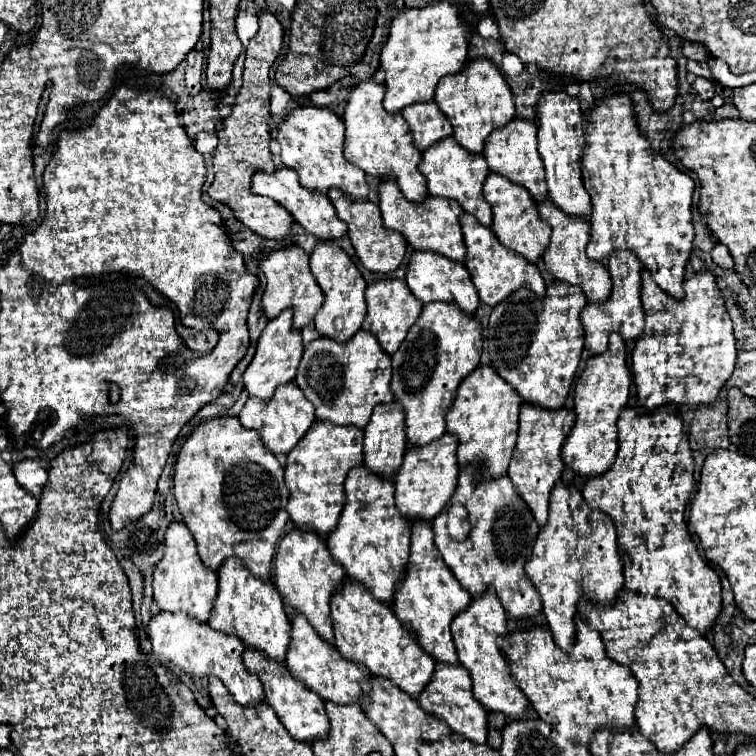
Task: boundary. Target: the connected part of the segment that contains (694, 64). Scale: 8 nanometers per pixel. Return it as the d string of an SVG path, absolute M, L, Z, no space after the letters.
M688 61L686 63L686 69L690 71L690 73L694 73L694 75L698 75L698 77L706 77L706 79L712 79L712 75L710 75L710 69L708 69L708 65L704 63L704 61Z

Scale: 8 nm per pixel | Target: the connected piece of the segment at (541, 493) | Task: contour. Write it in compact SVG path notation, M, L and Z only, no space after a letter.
M522 405L520 409L520 427L518 427L518 443L508 467L508 477L516 489L516 493L524 499L528 509L532 511L538 527L542 529L548 519L548 497L556 481L564 471L564 463L560 459L560 451L564 445L566 435L574 427L574 411L558 409L558 411L544 411L540 407Z

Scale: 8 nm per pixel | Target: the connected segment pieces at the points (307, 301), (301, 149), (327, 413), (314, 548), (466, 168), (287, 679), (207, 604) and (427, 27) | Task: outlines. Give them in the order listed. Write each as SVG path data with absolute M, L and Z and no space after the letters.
M290 247L290 249L274 251L260 263L260 271L266 275L266 289L262 293L262 311L264 311L264 315L268 319L274 319L284 309L292 309L292 313L294 313L292 327L294 329L306 327L314 319L320 305L324 303L324 293L322 293L320 285L316 283L312 271L308 267L308 255L304 253L304 249Z
M298 107L278 125L278 131L282 163L298 173L302 187L310 191L328 191L334 187L352 201L368 197L364 171L344 159L344 123L334 111L326 107Z
M360 329L348 343L320 337L312 341L302 355L296 385L306 399L316 407L316 421L330 421L334 425L354 425L364 429L376 405L390 405L390 357L382 351L372 333Z
M310 529L290 531L278 545L274 557L274 585L282 601L286 601L294 611L302 613L316 633L326 641L334 643L332 619L330 619L330 599L340 589L346 573L340 565L332 563L330 551L324 541L316 537Z
M446 137L422 153L420 171L428 181L428 193L432 197L452 197L462 205L466 213L474 215L484 227L492 227L492 209L482 197L482 185L490 173L484 155L472 155L462 149L452 137Z
M246 649L244 651L244 665L250 673L258 675L260 683L264 685L264 693L266 693L266 703L272 705L272 709L276 711L280 723L286 727L286 731L296 739L296 741L304 741L304 743L314 743L318 739L326 739L328 735L328 717L324 711L324 701L320 697L316 697L316 693L308 691L308 687L302 687L300 681L296 681L292 675L288 675L288 669L280 663L272 663L272 659L264 659L264 655L260 655L258 651Z
M174 521L166 531L166 549L162 561L154 569L154 601L162 611L176 613L184 611L186 615L196 617L200 623L206 623L216 599L218 575L212 569L204 569L200 557L196 553L196 543L182 521Z
M448 1L400 13L392 21L380 53L380 67L386 71L384 109L388 113L400 113L406 105L432 101L436 83L444 75L460 73L466 63L466 31L466 25L460 23L458 9Z

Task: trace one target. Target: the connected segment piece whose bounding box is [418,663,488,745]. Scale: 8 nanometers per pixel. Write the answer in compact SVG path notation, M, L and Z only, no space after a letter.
M458 663L456 665L436 665L436 671L434 671L426 691L422 691L418 697L418 705L432 717L446 721L446 725L454 733L458 733L478 745L486 743L488 715L486 715L484 707L480 707L480 703L476 703L476 699L472 695L472 683L470 683L468 671L464 667L460 667Z

